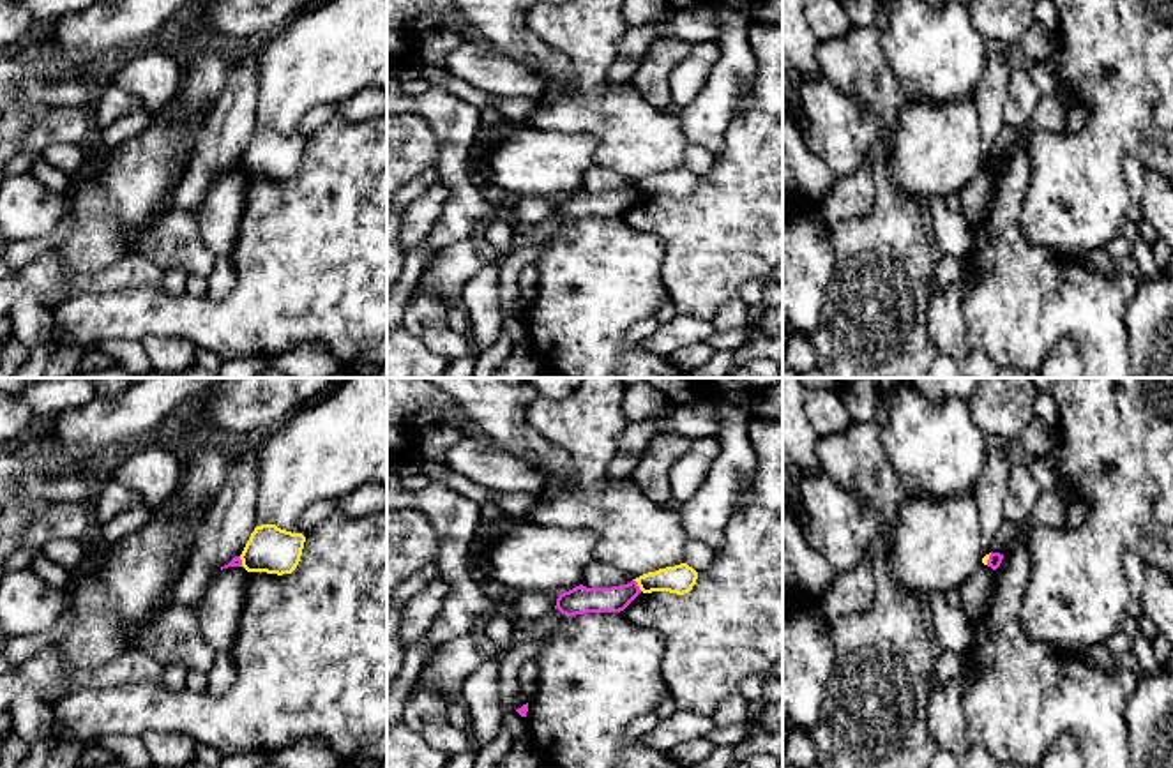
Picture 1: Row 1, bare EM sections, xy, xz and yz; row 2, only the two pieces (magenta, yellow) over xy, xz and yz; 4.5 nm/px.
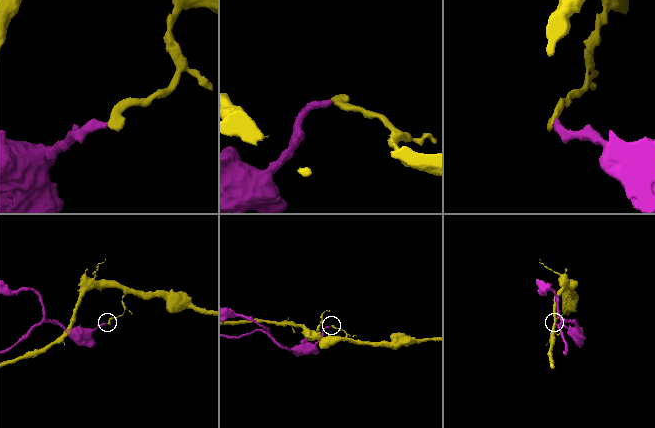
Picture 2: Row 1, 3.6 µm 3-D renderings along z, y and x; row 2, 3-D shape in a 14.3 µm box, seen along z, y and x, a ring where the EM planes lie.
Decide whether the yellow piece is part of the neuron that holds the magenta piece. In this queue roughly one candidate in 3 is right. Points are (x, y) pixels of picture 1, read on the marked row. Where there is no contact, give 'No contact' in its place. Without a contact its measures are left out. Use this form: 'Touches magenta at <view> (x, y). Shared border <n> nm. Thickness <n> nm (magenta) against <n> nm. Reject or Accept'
Touches magenta at xz (636, 585). Shared border 70 nm. Thickness 120 nm (magenta) against 130 nm. Reject

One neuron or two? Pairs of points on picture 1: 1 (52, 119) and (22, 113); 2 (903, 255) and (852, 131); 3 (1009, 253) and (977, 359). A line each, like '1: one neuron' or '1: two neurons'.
1: two neurons
2: two neurons
3: two neurons

